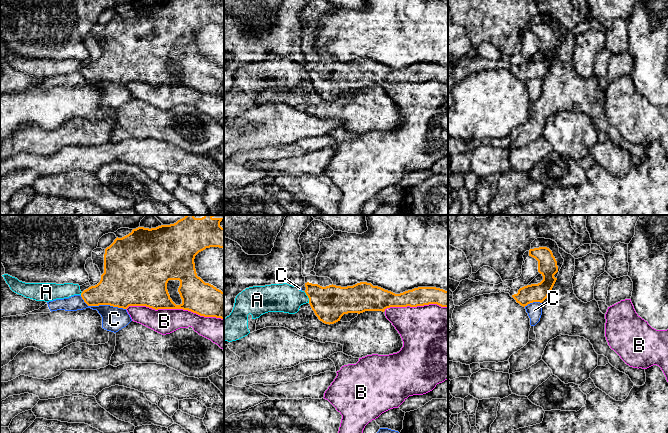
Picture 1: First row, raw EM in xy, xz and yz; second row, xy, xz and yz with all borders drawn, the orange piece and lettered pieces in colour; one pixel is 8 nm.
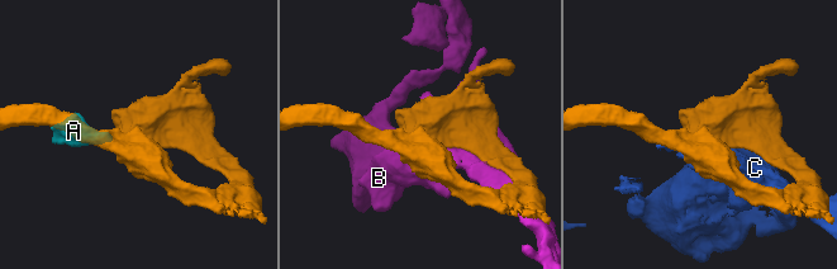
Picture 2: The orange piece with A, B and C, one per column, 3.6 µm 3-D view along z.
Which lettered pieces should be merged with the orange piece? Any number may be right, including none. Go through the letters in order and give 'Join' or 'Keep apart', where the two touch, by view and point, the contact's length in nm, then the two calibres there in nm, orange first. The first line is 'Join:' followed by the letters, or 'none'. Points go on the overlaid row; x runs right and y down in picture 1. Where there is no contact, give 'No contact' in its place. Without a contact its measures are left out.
Join: none
A: Keep apart. Touches orange at xz (308, 297). Shared border 100 nm. Thickness 280 nm (orange) against 220 nm
B: Keep apart. Touches orange at xy (175, 308). Shared border 800 nm. Thickness 260 nm (orange) against 200 nm
C: Keep apart. Touches orange at xy (102, 304). Shared border 380 nm. Thickness 380 nm (orange) against 190 nm

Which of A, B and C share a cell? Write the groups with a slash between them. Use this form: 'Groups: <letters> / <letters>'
Groups: A / B / C

